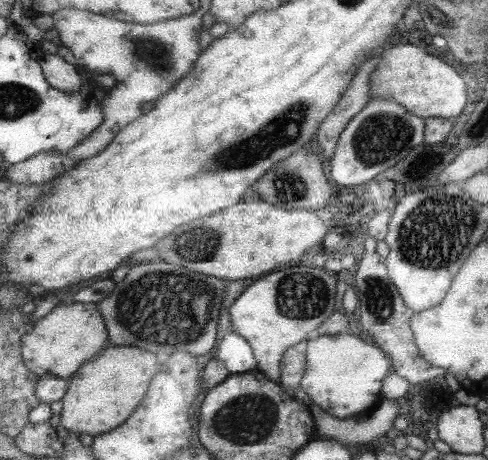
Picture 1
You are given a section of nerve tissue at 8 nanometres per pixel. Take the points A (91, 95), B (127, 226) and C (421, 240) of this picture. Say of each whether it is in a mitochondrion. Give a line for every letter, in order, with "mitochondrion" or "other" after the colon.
A: other
B: other
C: mitochondrion

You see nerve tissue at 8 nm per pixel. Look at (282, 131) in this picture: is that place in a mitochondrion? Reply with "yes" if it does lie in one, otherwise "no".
yes

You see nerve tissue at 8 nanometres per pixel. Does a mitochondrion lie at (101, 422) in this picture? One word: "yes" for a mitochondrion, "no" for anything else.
no

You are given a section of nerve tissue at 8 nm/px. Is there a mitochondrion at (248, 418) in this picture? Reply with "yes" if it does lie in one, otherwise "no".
yes

